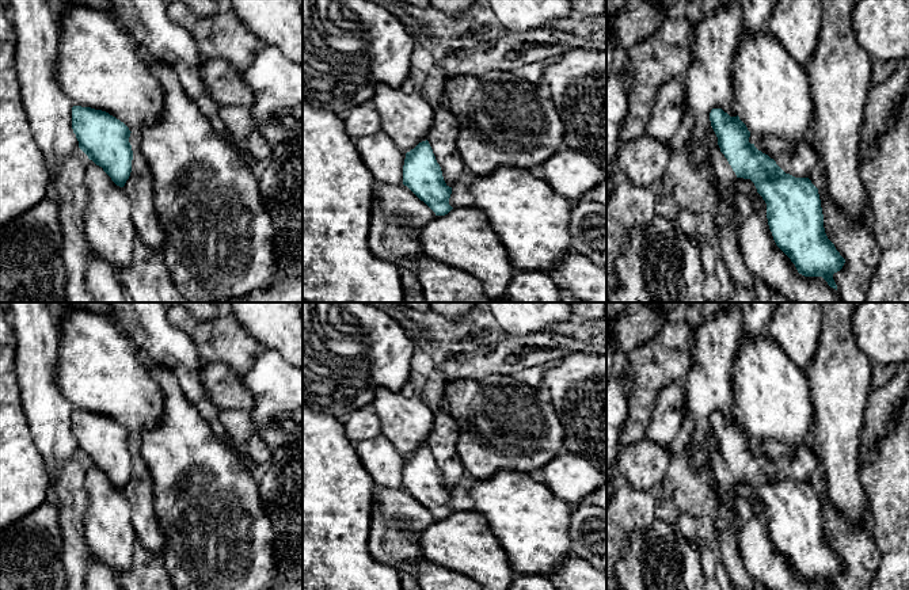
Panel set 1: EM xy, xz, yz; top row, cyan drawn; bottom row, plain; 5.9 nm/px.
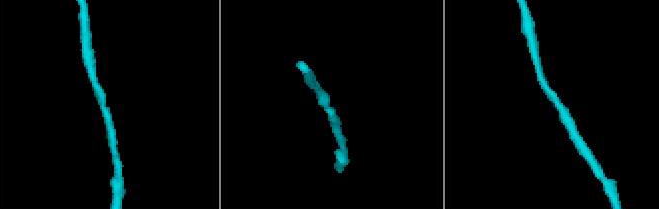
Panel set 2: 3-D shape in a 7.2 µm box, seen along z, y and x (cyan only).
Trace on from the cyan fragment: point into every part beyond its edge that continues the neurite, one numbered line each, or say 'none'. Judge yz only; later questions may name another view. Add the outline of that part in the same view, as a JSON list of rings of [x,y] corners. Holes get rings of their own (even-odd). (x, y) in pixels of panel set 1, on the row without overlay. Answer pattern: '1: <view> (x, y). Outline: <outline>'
none

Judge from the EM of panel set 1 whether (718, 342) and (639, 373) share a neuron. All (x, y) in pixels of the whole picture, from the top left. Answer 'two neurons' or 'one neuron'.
two neurons

